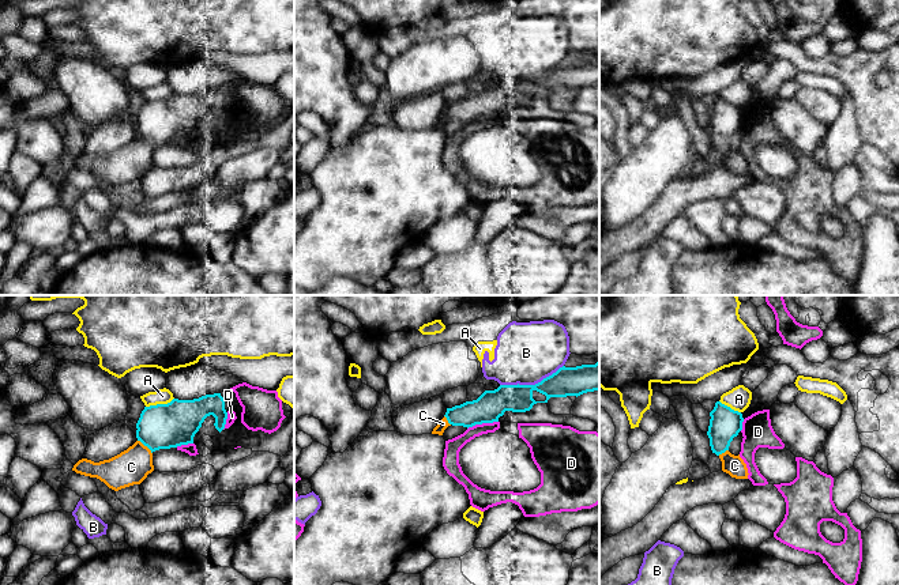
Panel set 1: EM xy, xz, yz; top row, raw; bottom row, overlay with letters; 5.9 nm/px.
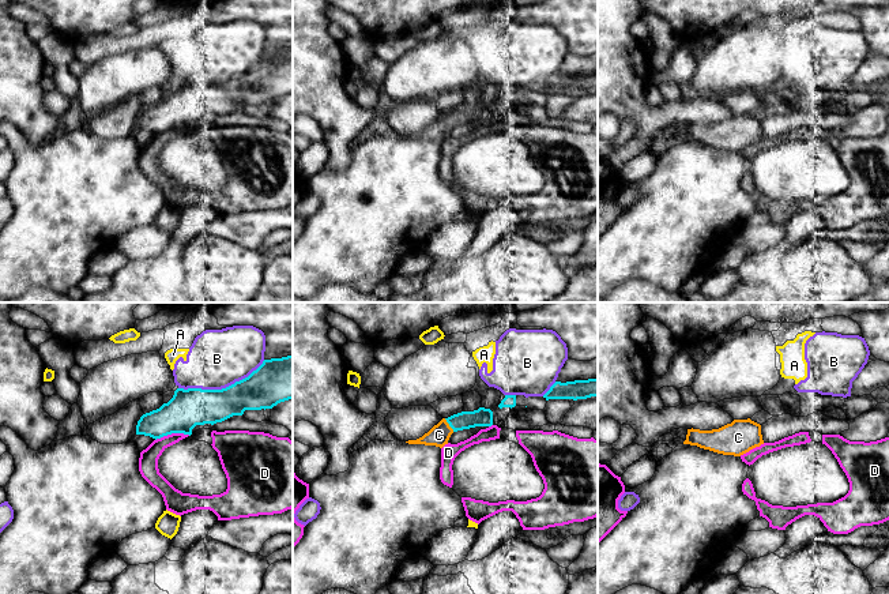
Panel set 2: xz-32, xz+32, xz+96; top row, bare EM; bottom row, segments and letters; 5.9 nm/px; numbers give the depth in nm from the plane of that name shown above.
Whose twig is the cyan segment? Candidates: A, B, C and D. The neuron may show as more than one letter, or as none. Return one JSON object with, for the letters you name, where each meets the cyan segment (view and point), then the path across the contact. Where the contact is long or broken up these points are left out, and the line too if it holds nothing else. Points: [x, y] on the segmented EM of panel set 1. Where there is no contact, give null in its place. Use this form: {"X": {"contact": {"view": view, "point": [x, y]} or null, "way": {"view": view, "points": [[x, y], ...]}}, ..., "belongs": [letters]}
{"C": {"contact": {"view": "xy", "point": [146, 445]}, "way": {"view": "xy", "points": [[162, 426], [146, 445], [131, 467]]}}, "belongs": ["C"]}

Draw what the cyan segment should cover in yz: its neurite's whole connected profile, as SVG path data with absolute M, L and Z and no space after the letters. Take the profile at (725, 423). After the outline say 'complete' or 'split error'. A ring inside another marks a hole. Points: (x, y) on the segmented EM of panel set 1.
M716 401L710 416L707 435L712 453L722 461L722 471L736 479L748 479L749 473L744 460L740 454L734 456L729 452L730 442L742 430L742 414Z | split error

